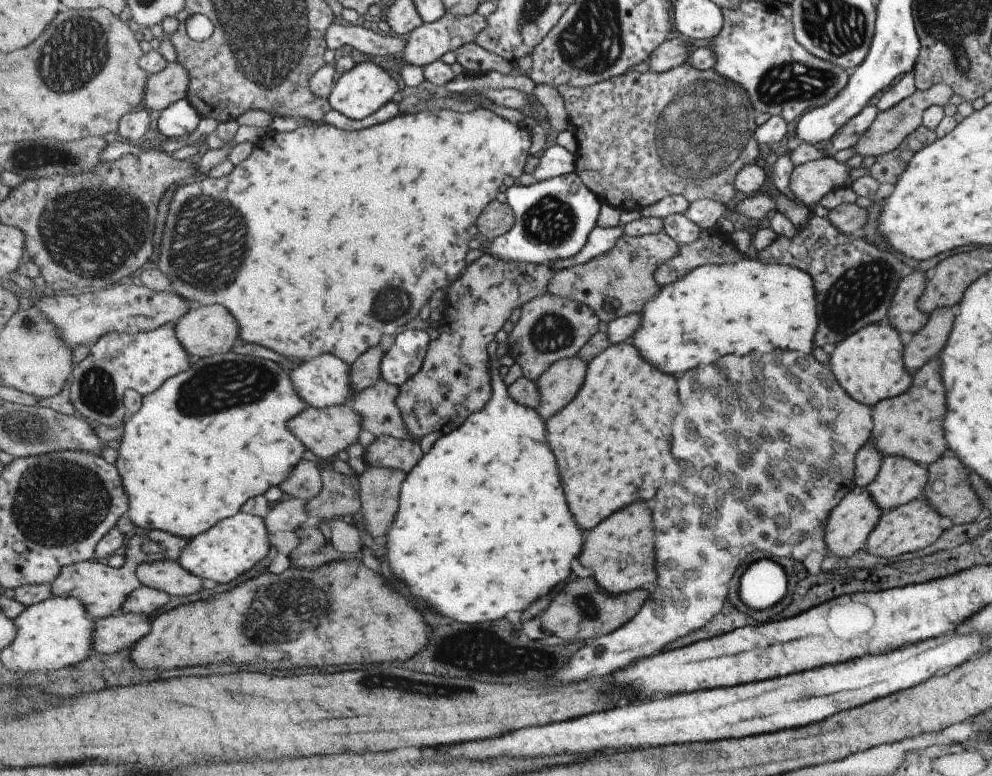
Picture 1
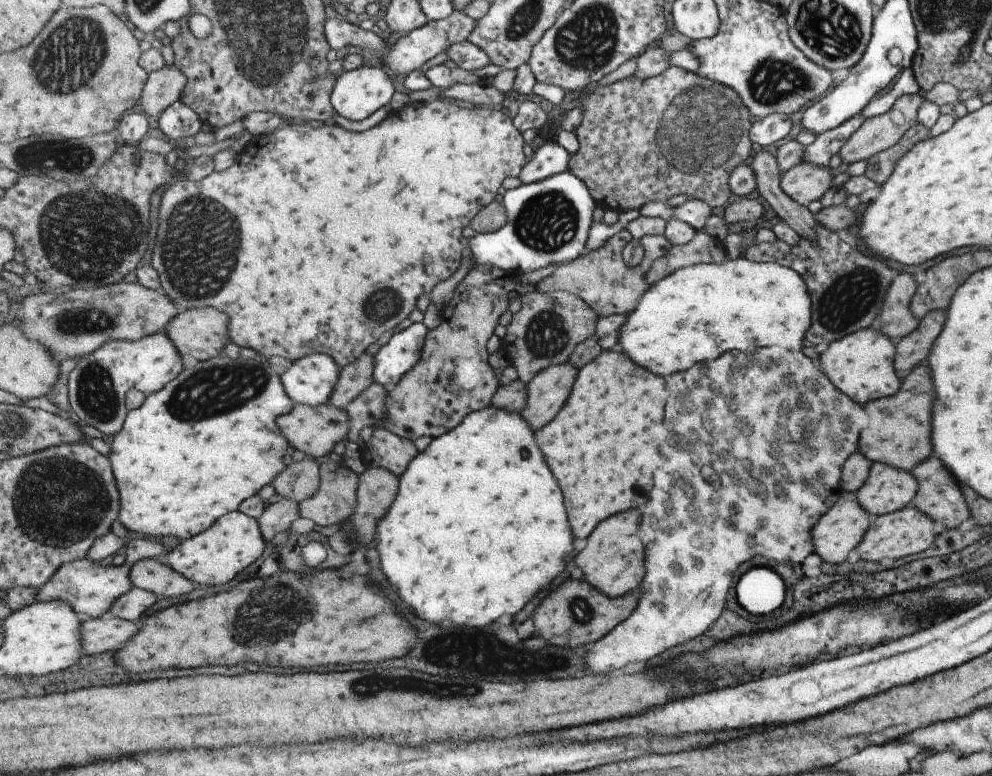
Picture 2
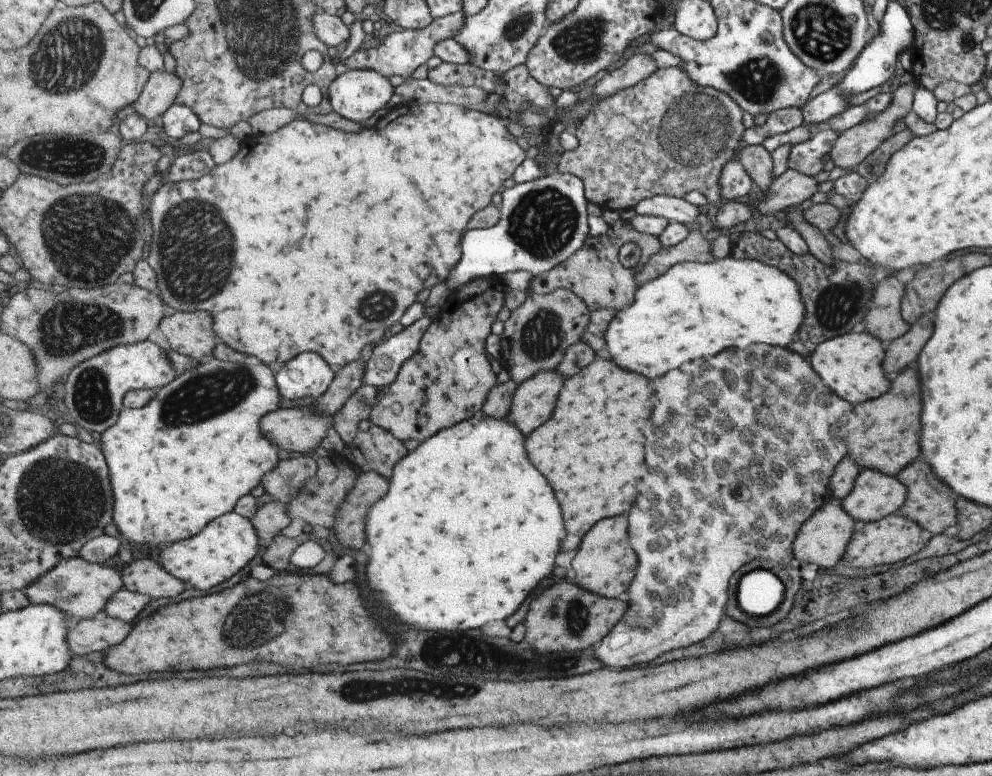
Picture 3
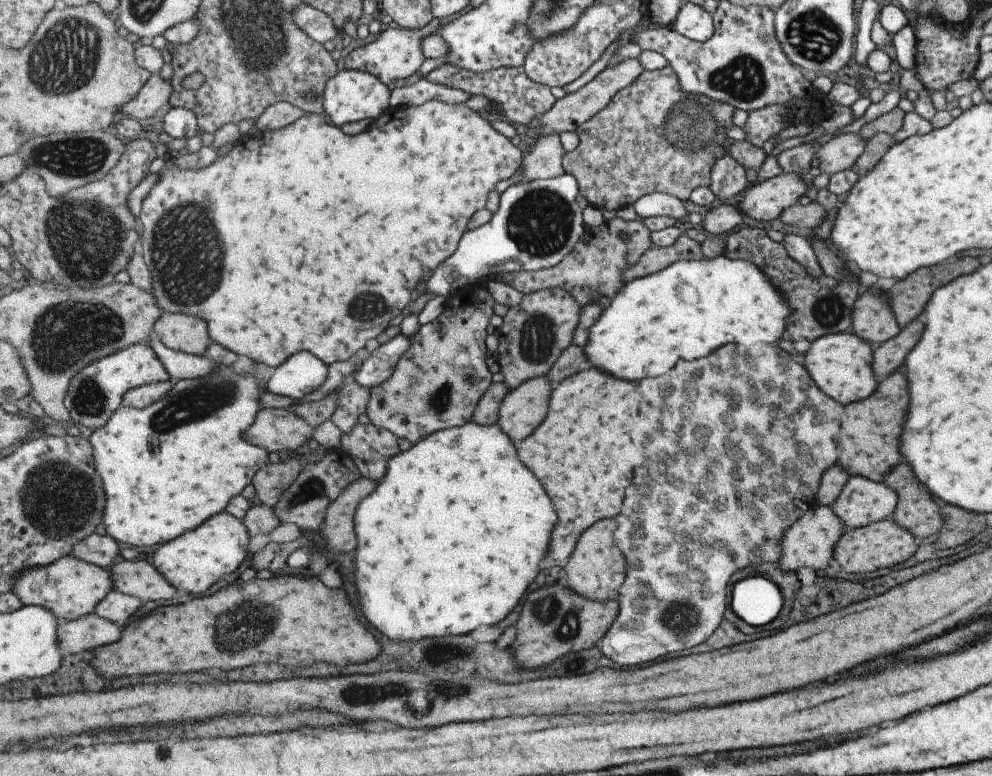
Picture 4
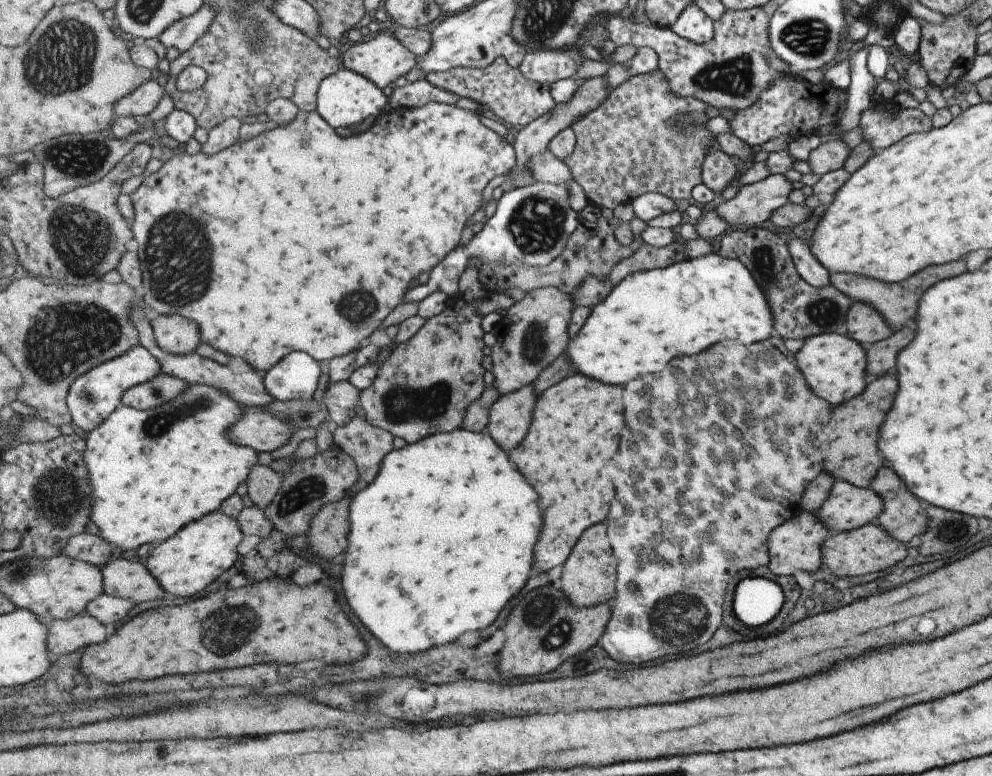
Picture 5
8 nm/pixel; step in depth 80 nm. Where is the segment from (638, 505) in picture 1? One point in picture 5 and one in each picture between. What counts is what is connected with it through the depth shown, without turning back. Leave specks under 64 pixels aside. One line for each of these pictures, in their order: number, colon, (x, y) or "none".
2: (612, 560)
3: (605, 565)
4: (596, 569)
5: (588, 575)

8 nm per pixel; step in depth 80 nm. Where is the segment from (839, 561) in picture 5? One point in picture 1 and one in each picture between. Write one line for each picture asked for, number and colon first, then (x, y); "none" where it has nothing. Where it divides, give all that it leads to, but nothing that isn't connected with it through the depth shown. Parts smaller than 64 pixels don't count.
1: (913, 525)
2: (906, 531)
3: (894, 537)
4: (884, 543)

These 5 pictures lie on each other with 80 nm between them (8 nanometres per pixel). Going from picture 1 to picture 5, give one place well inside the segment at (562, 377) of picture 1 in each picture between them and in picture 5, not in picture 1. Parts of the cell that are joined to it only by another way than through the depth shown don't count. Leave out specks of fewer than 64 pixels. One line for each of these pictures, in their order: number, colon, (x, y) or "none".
2: (547, 394)
3: (535, 401)
4: (525, 407)
5: (510, 419)

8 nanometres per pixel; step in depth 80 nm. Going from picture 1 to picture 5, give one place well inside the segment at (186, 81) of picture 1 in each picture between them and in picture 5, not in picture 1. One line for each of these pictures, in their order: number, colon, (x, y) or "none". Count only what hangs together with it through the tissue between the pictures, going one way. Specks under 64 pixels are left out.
2: (165, 87)
3: (161, 92)
4: (155, 95)
5: (144, 100)

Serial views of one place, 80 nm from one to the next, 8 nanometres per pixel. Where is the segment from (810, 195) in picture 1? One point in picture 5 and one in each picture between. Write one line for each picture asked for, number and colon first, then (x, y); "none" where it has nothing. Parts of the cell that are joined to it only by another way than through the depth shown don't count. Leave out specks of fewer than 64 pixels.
2: (804, 182)
3: (787, 190)
4: (764, 201)
5: (754, 202)

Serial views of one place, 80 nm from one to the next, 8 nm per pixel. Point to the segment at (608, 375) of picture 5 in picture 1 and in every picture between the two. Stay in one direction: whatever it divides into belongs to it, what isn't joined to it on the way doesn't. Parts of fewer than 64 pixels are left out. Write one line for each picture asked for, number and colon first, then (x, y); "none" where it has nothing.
1: (737, 308)
2: (700, 311)
3: (691, 311)
4: (689, 308)

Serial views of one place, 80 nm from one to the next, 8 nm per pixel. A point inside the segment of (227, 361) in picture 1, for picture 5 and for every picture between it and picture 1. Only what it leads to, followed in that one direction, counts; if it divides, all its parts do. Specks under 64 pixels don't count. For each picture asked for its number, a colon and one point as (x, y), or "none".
2: (195, 450)
3: (186, 458)
4: (200, 459)
5: (155, 471)

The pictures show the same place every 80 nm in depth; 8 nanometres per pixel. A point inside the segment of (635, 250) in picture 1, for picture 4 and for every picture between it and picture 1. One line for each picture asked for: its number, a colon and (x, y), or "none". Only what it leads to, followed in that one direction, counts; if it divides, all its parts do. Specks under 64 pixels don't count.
2: (609, 287)
3: (594, 273)
4: (595, 267)

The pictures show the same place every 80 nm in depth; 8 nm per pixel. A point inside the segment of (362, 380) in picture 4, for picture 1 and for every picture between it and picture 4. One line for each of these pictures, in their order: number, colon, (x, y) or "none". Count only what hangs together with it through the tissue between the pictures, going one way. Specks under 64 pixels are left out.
1: (404, 359)
2: (403, 351)
3: (382, 369)

